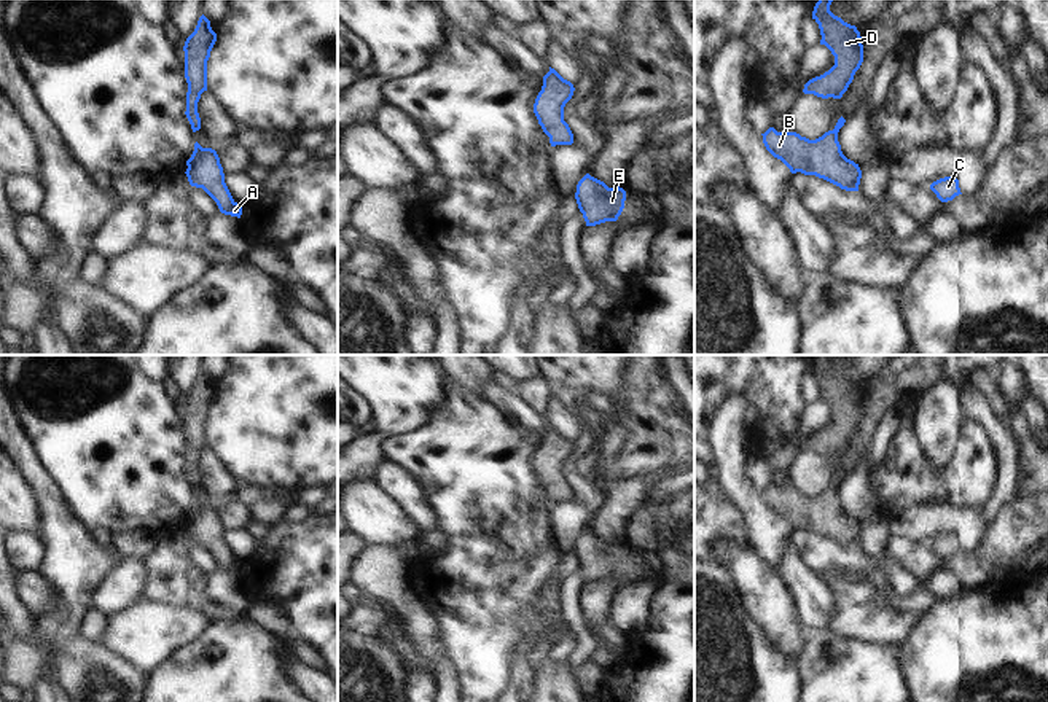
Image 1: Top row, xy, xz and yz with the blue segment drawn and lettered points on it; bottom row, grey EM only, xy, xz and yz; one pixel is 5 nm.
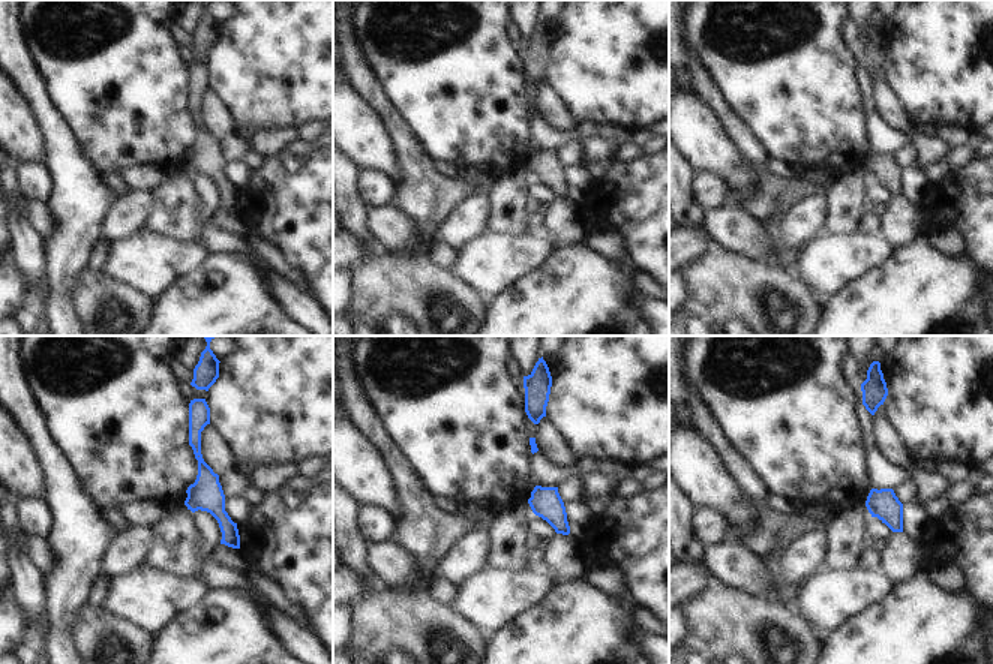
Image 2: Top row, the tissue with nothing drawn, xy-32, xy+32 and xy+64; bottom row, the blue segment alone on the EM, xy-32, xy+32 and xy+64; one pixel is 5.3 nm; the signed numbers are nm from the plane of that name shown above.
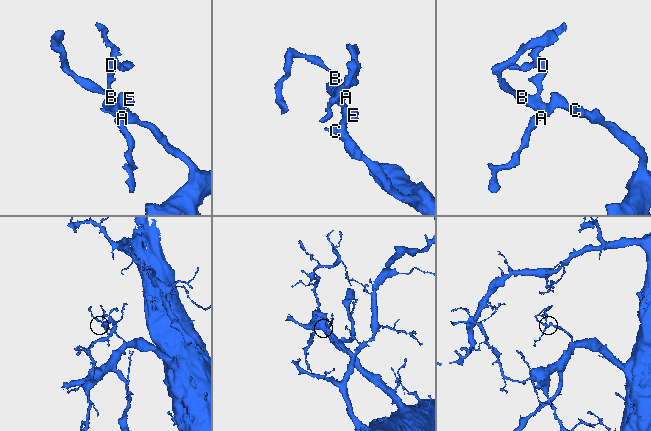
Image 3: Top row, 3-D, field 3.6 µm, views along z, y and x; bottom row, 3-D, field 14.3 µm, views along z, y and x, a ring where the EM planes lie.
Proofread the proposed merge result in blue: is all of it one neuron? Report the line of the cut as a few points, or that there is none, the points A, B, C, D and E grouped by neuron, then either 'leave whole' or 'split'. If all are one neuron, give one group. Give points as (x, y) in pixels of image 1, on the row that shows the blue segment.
no cut; A B C D E; leave whole

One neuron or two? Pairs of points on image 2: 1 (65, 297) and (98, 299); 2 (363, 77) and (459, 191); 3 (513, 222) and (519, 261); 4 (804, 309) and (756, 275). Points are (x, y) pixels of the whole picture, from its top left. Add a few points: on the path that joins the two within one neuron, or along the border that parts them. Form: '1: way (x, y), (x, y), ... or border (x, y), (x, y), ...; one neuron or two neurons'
1: border (86, 267), (75, 290), (80, 320); two neurons
2: way (386, 108), (410, 146), (413, 159), (428, 174); one neuron
3: border (489, 228), (500, 234), (524, 236), (530, 233); two neurons
4: way (792, 309), (768, 287); one neuron

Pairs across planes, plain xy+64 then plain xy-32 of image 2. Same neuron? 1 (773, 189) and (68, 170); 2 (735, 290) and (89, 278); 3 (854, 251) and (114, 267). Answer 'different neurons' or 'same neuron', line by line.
1: same neuron
2: same neuron
3: same neuron

